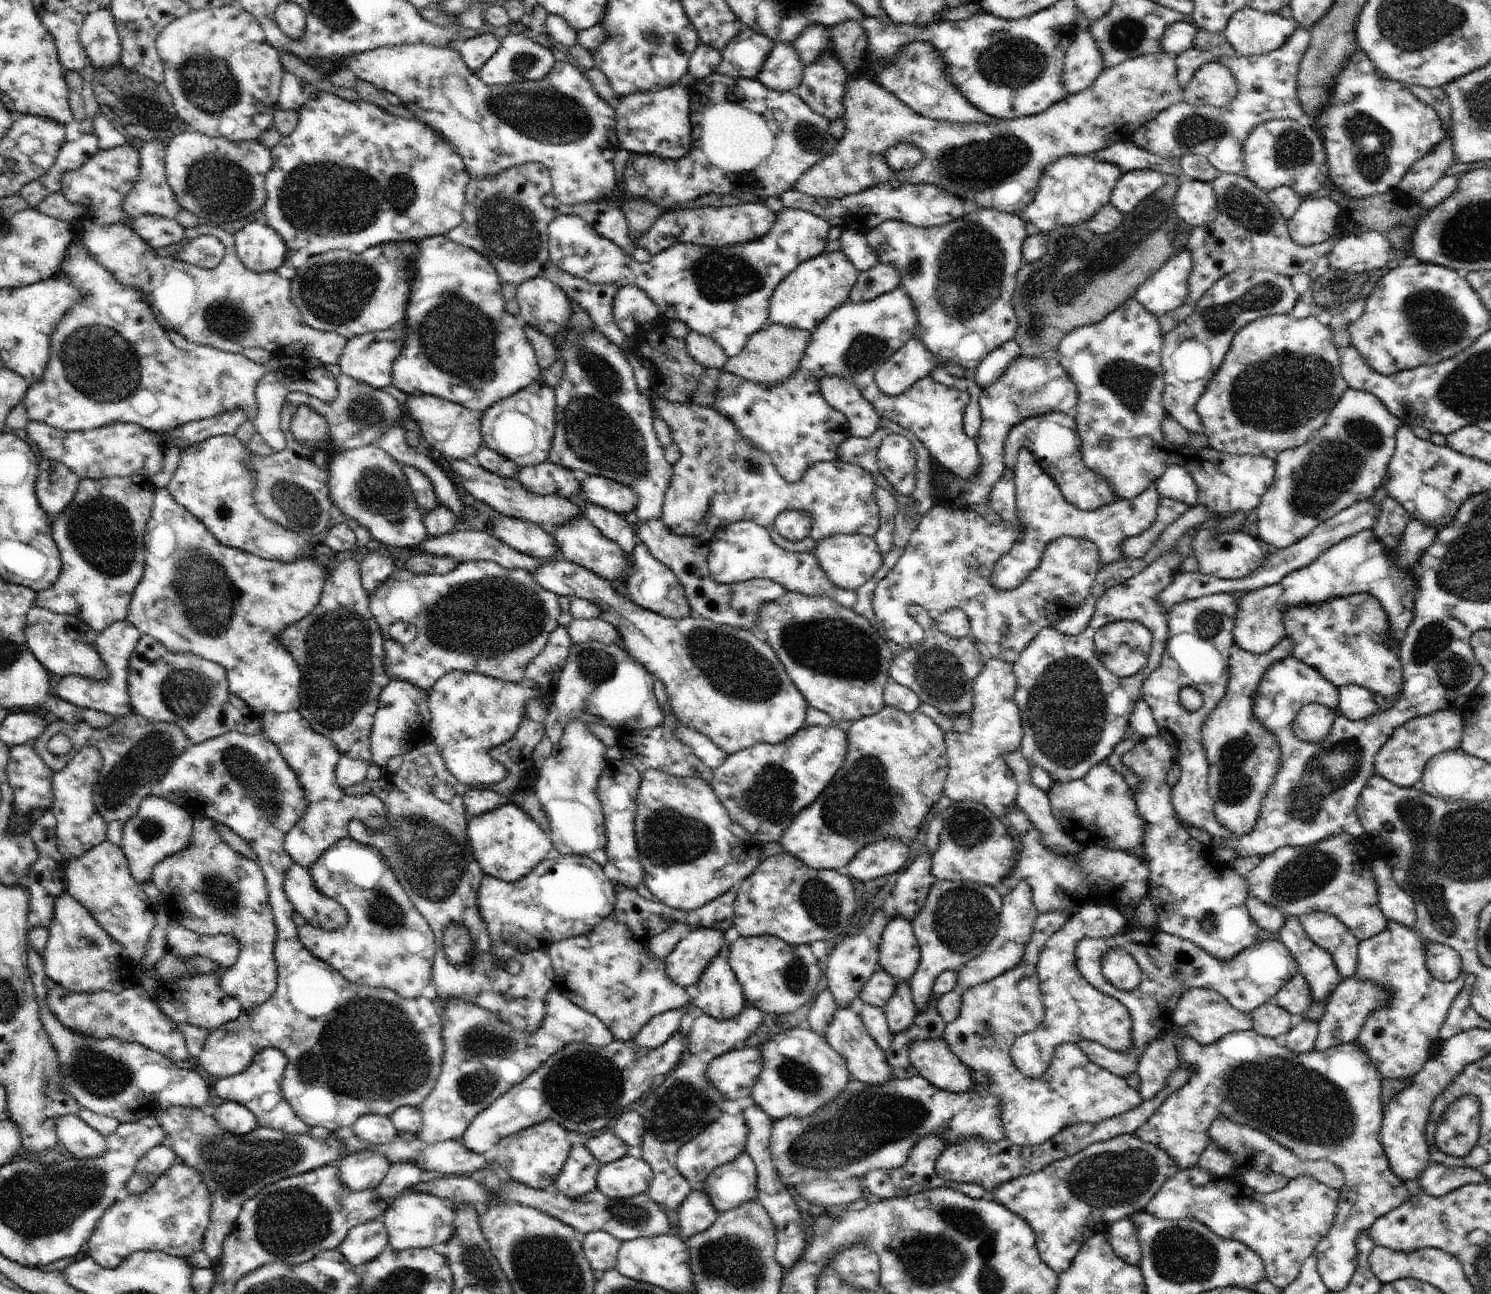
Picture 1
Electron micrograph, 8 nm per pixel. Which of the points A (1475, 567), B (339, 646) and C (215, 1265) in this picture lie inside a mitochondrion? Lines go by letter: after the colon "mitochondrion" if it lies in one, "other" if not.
A: mitochondrion
B: mitochondrion
C: other

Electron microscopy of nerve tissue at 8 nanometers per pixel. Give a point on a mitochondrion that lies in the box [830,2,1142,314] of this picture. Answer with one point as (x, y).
(972, 164)

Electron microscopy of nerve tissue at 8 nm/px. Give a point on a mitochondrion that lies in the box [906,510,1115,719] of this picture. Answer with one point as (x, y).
(939, 674)

